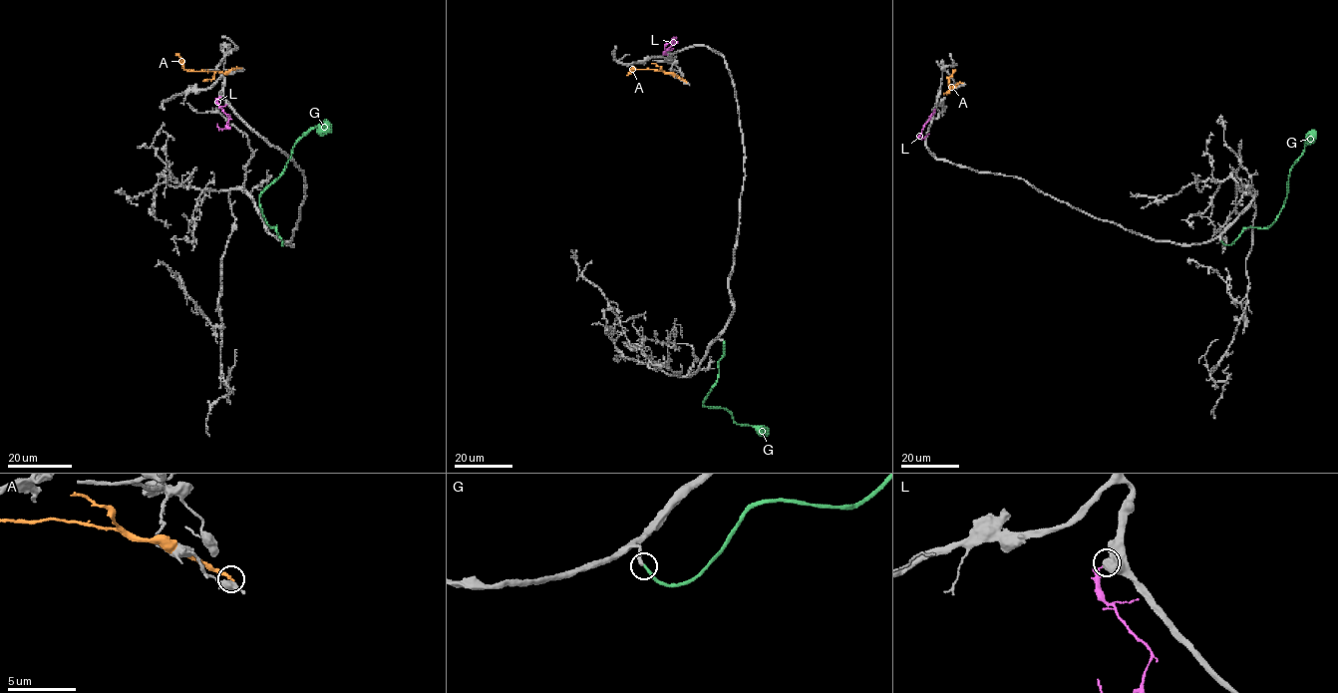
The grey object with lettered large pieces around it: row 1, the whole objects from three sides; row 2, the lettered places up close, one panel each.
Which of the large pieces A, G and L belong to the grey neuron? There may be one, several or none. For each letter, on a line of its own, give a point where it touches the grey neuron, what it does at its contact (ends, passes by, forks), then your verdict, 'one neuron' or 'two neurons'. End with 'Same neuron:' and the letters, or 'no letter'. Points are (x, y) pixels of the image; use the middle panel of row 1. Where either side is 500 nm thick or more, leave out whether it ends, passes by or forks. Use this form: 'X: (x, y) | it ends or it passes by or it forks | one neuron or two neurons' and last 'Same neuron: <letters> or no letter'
A: (686, 82) | it ends | two neurons
G: (723, 341) | it ends | one neuron
L: (666, 54) | two neurons
Same neuron: G

